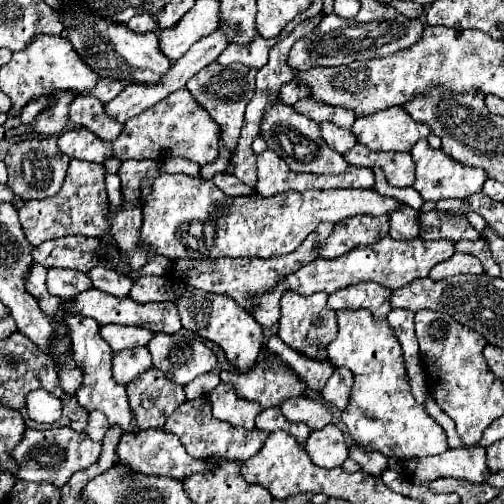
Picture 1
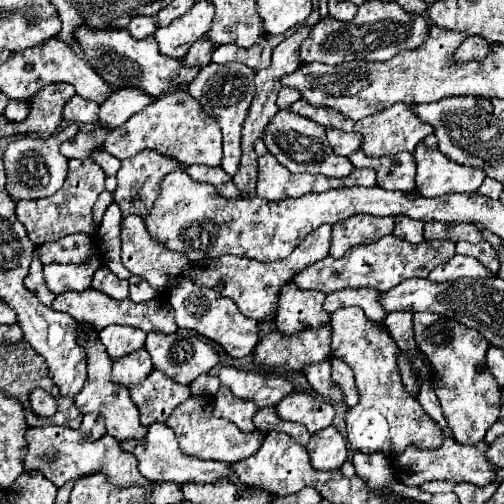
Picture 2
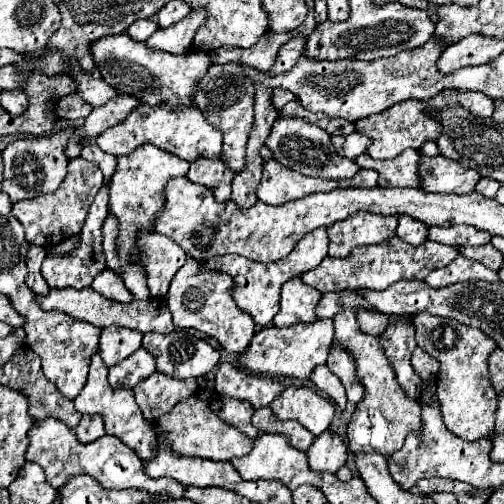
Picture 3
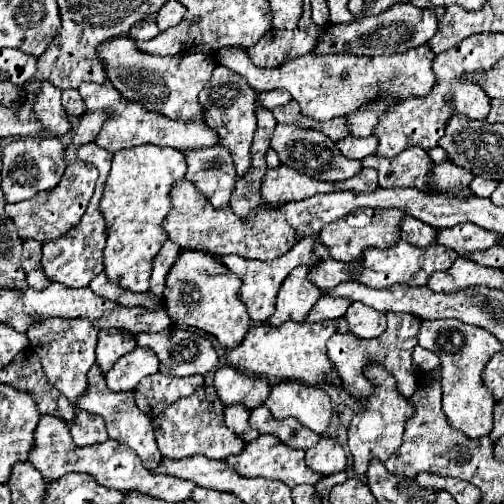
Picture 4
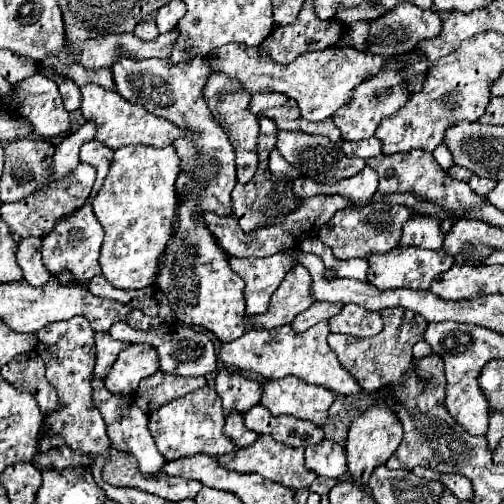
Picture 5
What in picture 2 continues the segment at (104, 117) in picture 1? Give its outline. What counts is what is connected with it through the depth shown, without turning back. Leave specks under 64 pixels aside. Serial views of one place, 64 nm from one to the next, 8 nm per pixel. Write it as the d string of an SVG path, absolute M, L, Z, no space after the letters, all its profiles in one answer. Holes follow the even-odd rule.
M72 98L64 106L64 120L82 122L82 124L96 124L98 120L98 102L86 102L84 98Z

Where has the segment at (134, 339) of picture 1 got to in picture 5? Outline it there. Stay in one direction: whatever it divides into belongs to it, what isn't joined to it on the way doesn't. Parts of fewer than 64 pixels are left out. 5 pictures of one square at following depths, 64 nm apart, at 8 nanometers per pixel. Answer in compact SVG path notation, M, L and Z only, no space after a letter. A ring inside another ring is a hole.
M108 332L96 334L96 368L94 368L94 374L98 378L104 378L124 348L128 348L128 342L114 340Z

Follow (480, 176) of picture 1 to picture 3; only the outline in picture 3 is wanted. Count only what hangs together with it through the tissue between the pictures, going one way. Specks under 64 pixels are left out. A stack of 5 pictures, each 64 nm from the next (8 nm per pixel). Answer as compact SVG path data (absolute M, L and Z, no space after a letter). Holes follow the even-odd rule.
M420 152L420 188L424 192L454 192L454 194L468 194L476 188L478 180L482 178L480 172L456 164L444 156L426 156Z

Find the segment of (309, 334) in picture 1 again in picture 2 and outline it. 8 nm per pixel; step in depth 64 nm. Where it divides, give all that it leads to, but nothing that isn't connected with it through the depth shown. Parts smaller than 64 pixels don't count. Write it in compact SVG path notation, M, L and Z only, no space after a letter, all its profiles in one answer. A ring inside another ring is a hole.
M286 284L280 290L276 326L282 336L298 334L306 328L318 328L330 324L330 314L324 312L324 292L300 292L294 284Z

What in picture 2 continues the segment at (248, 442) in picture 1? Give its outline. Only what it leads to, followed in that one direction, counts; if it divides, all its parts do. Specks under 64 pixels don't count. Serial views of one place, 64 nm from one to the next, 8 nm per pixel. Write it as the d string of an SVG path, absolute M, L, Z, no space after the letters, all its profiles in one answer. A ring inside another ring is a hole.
M198 396L198 398L188 398L176 410L170 414L166 420L166 426L176 432L176 438L180 442L180 448L188 456L196 456L202 460L222 460L226 464L234 464L238 460L244 460L258 452L262 440L266 434L262 432L242 432L238 430L232 422L216 418L212 414L212 396Z

